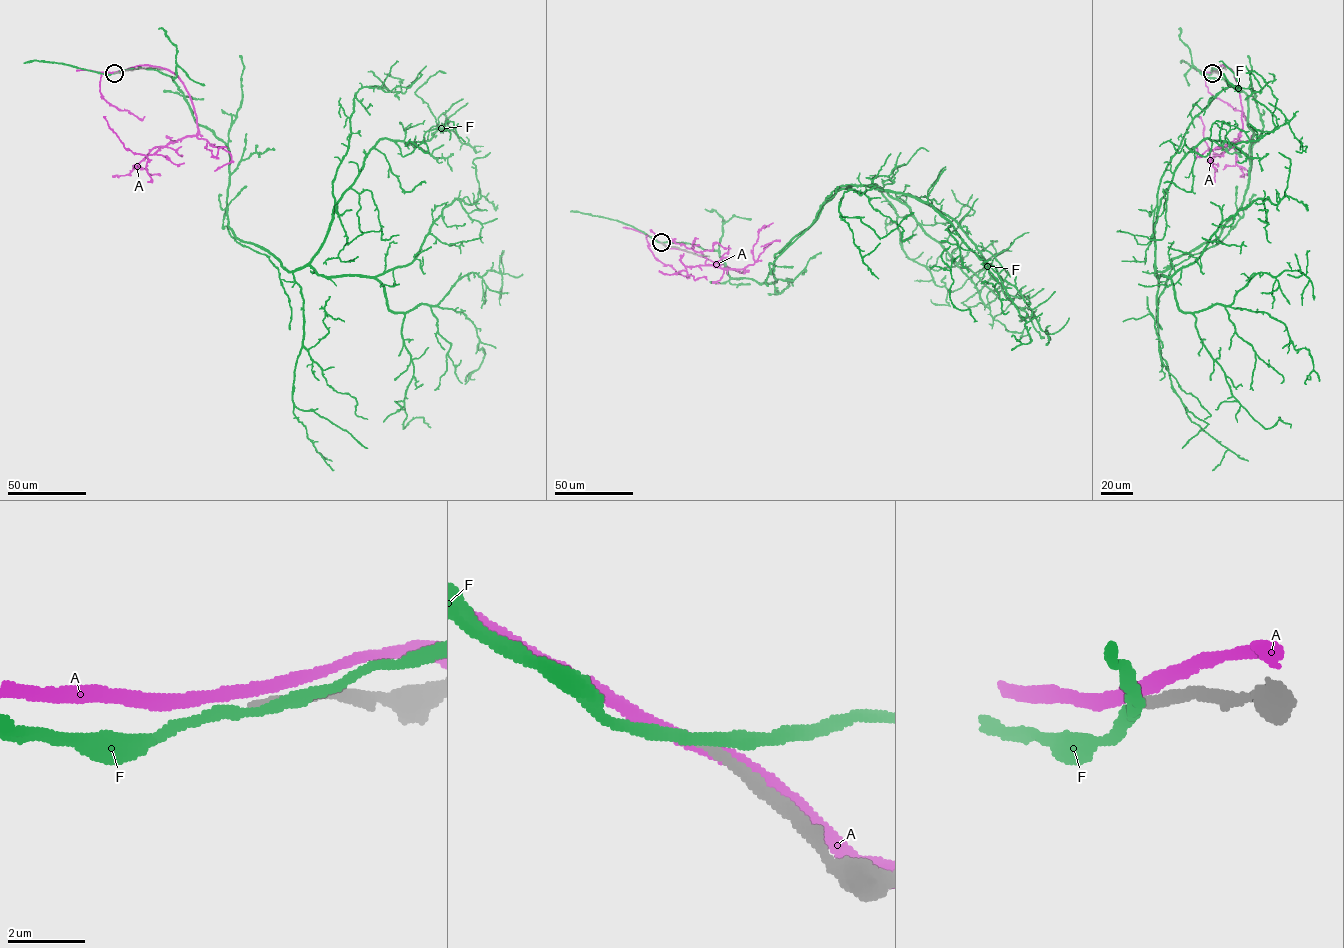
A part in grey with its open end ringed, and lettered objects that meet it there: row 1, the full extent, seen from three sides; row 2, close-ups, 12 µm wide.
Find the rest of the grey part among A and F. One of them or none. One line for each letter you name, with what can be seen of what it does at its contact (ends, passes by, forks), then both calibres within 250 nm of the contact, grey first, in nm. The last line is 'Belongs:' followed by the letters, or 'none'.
Belongs: none

